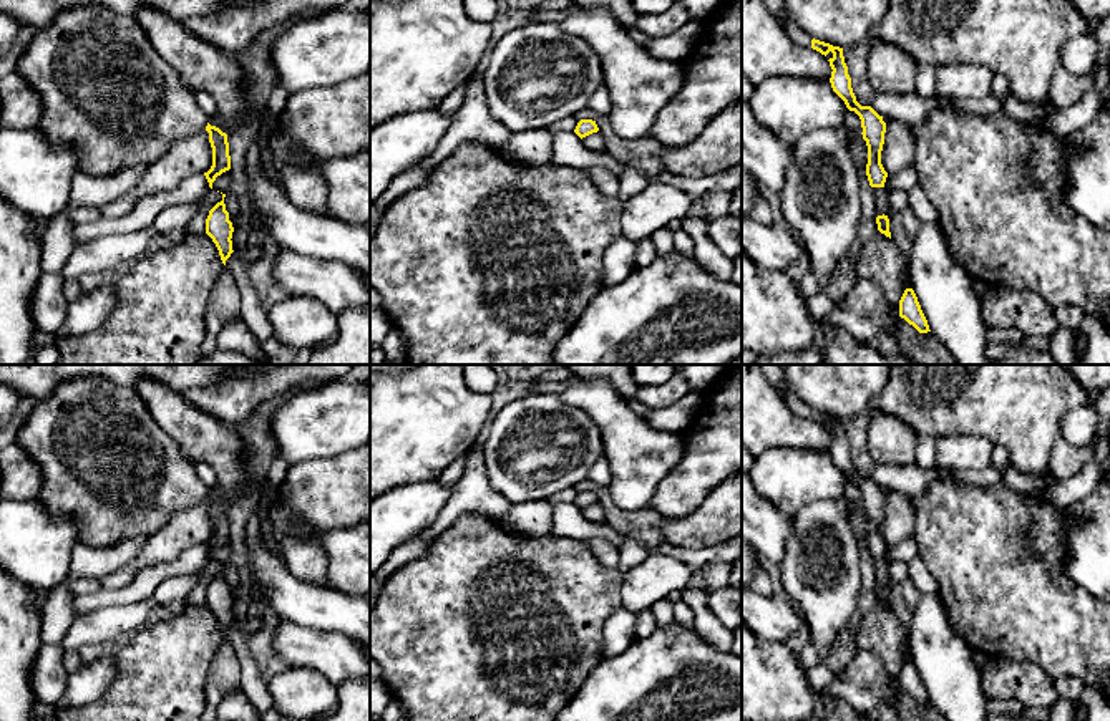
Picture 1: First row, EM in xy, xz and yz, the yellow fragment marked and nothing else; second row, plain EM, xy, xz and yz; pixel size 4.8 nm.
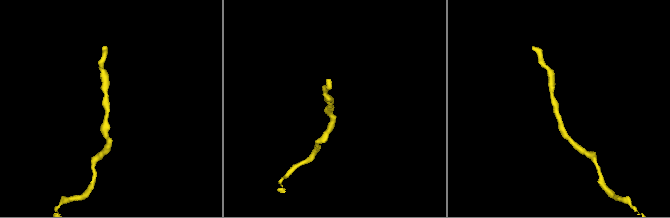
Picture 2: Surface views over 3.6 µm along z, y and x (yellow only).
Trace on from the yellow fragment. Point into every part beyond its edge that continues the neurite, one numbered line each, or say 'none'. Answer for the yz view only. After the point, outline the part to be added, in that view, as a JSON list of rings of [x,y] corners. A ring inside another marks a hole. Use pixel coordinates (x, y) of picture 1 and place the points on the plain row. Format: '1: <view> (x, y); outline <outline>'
1: yz (802, 410); outline [[[788,386],[788,391],[783,394],[783,401],[788,408],[800,418],[811,419],[811,408],[805,404]]]

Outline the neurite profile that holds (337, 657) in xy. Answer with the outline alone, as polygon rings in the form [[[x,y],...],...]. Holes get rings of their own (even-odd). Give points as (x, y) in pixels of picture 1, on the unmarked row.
[[[282,620],[274,633],[274,651],[292,668],[320,671],[332,685],[370,676],[370,663],[353,638]]]

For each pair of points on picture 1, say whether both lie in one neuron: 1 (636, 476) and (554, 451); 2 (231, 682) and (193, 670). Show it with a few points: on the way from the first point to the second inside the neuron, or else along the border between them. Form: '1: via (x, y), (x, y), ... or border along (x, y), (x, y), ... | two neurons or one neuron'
1: border along (593, 421), (603, 441), (604, 459) | two neurons
2: border along (224, 640), (206, 677), (206, 703) | two neurons

